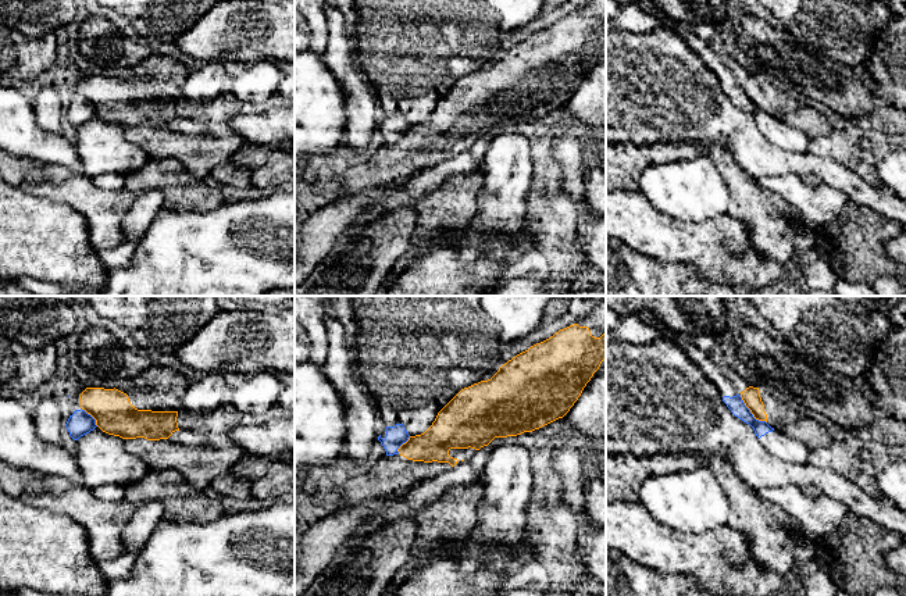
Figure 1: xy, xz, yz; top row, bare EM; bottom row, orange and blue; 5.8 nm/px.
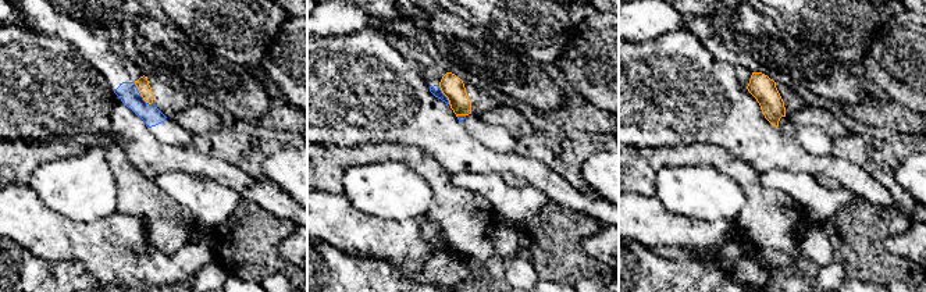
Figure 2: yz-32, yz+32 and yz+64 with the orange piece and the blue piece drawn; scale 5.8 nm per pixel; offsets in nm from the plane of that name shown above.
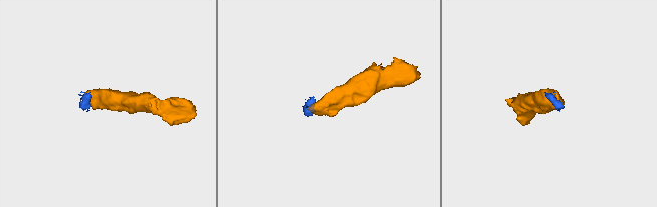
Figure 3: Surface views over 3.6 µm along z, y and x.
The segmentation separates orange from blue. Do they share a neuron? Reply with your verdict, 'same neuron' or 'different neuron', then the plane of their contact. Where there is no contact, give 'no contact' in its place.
different neuron; contact in yz

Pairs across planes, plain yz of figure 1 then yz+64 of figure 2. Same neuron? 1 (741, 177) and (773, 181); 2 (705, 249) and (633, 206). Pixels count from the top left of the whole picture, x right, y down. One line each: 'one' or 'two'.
1: two
2: one

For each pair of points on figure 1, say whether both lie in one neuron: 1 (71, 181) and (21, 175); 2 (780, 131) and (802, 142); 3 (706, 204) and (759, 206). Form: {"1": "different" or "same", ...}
{"1": "same", "2": "same", "3": "different"}

